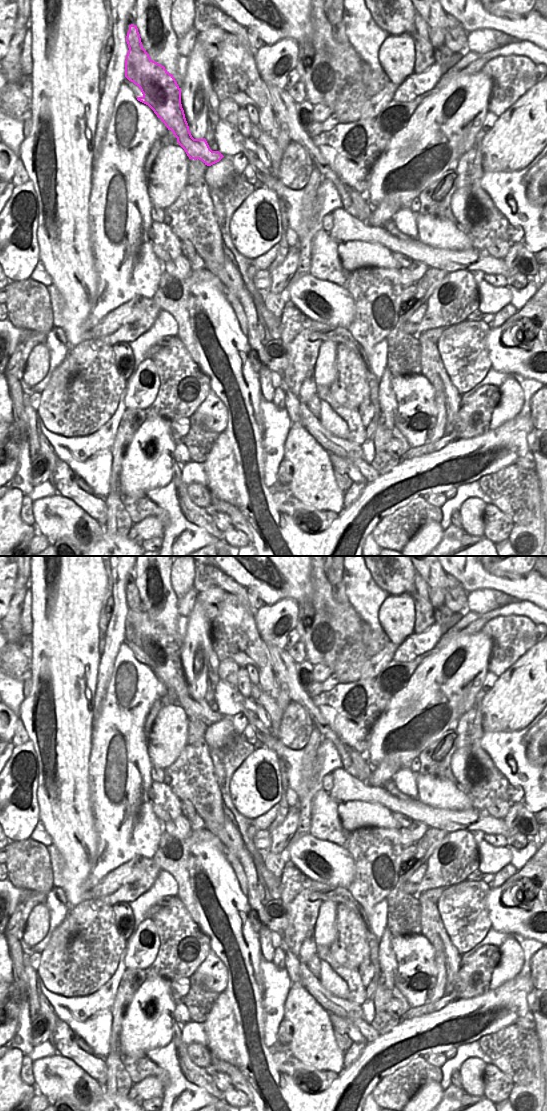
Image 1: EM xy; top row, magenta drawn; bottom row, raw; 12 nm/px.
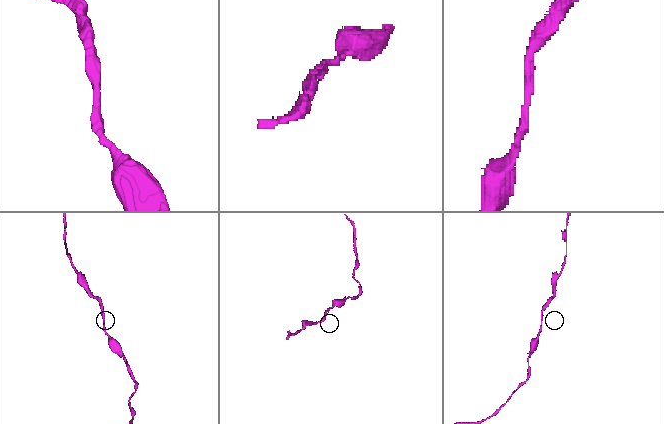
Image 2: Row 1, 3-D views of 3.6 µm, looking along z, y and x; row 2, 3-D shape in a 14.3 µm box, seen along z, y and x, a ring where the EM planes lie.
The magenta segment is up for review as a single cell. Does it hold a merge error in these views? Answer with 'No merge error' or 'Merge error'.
Merge error.

